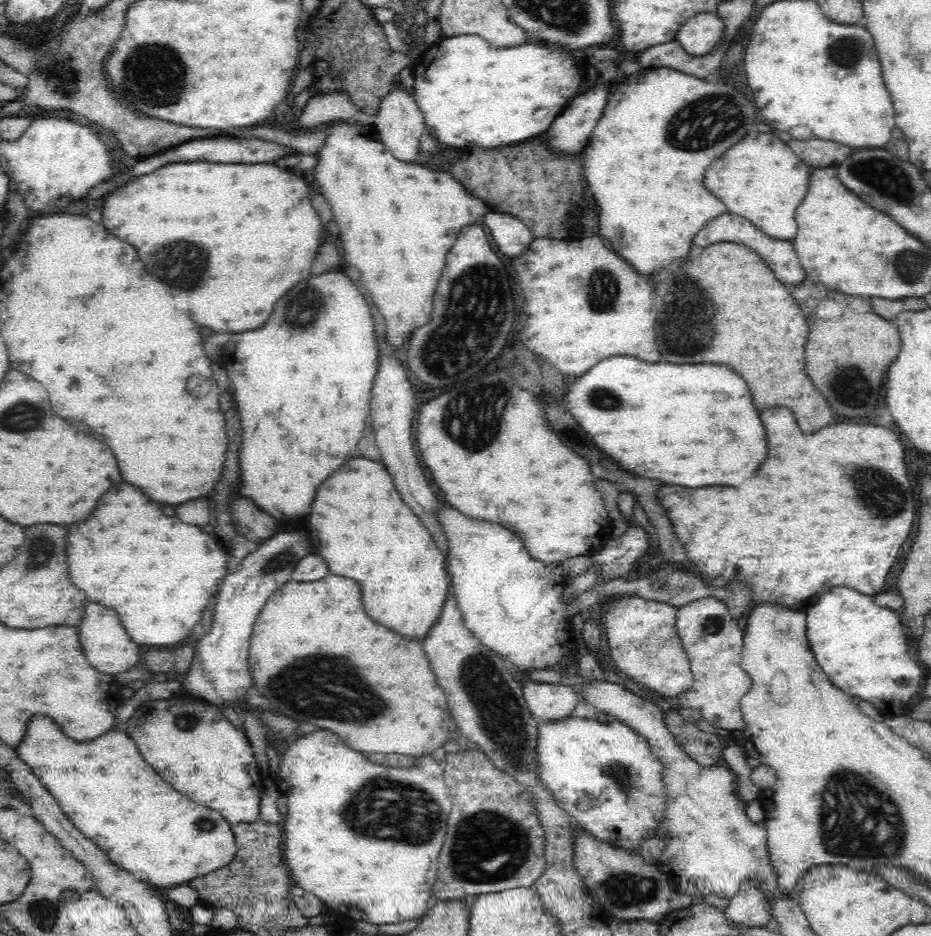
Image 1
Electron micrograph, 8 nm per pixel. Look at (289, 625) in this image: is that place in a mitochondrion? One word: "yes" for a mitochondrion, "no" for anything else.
no

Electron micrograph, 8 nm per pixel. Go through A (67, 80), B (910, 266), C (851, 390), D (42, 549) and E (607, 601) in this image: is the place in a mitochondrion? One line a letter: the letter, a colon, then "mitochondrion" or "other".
A: mitochondrion
B: mitochondrion
C: mitochondrion
D: mitochondrion
E: other

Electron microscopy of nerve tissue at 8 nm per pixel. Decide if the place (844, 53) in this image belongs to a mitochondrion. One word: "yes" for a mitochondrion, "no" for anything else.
yes

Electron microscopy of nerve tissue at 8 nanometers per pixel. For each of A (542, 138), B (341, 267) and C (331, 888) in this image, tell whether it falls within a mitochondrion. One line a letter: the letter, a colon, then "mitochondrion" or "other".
A: other
B: other
C: other

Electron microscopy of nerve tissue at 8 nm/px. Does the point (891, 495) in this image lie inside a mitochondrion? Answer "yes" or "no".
yes

